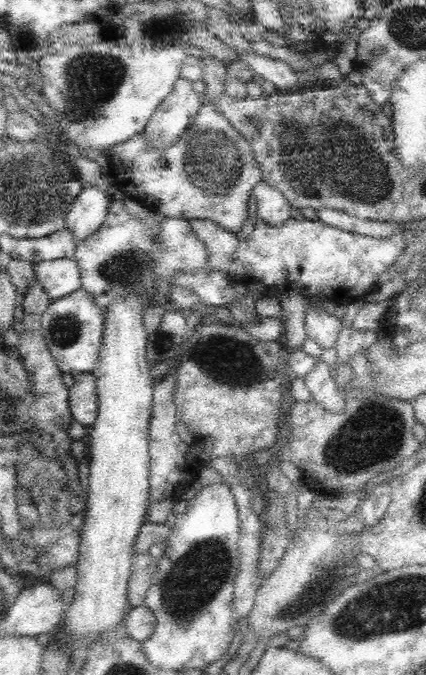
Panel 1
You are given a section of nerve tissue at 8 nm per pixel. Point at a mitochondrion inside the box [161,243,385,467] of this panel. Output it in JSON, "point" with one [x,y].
{"point":[232,368]}

